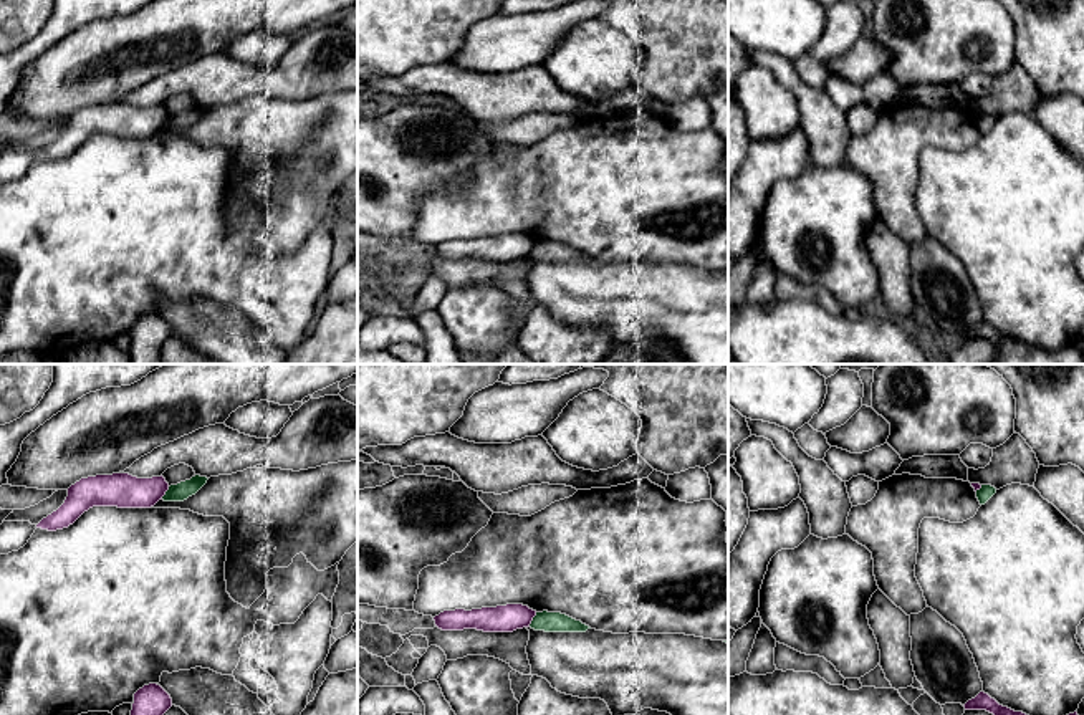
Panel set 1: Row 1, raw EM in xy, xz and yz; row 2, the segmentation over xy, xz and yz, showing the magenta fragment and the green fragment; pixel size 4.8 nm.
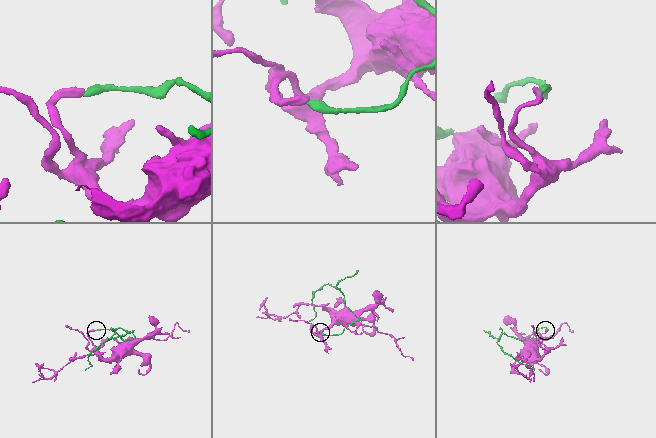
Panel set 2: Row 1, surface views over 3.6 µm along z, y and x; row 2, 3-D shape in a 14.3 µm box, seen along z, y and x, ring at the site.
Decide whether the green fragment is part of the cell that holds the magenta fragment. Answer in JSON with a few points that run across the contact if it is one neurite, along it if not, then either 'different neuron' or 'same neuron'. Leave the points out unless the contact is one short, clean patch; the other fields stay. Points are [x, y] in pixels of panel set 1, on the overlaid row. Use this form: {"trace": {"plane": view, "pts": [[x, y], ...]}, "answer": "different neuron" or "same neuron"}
{"answer": "different neuron"}

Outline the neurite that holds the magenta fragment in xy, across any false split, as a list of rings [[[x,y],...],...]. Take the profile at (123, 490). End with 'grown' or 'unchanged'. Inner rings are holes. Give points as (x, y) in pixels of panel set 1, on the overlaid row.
[[[113,473],[81,478],[68,488],[65,503],[36,528],[48,531],[68,528],[93,506],[151,508],[167,490],[169,483],[162,475],[137,478],[129,473]]]; unchanged

